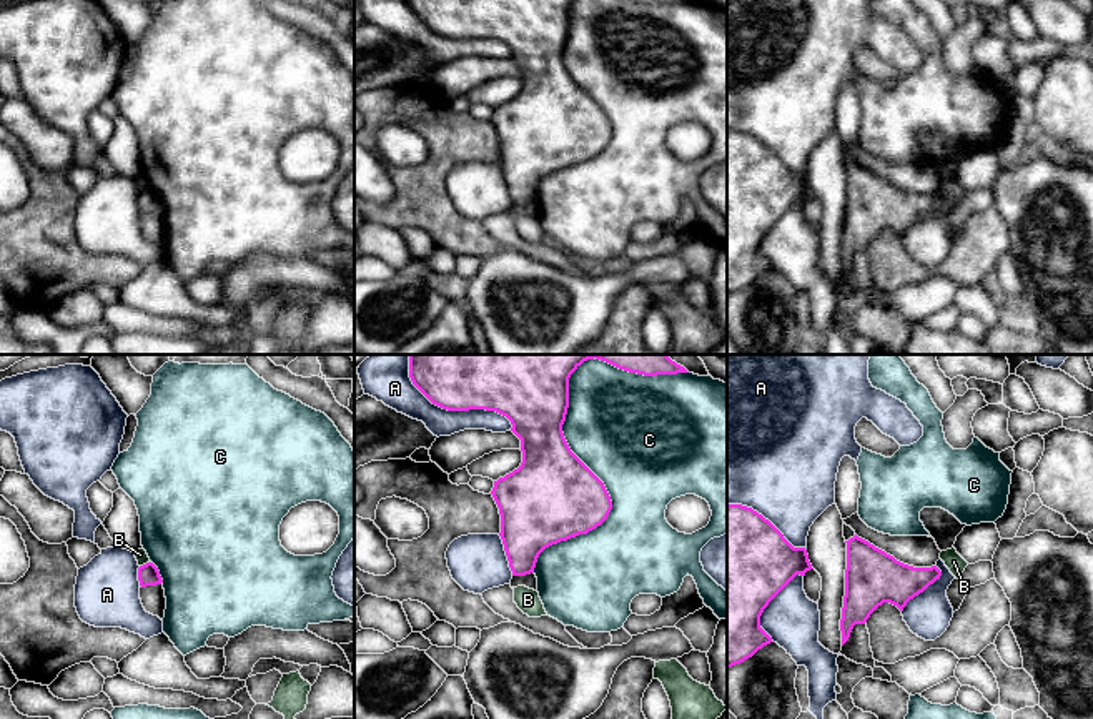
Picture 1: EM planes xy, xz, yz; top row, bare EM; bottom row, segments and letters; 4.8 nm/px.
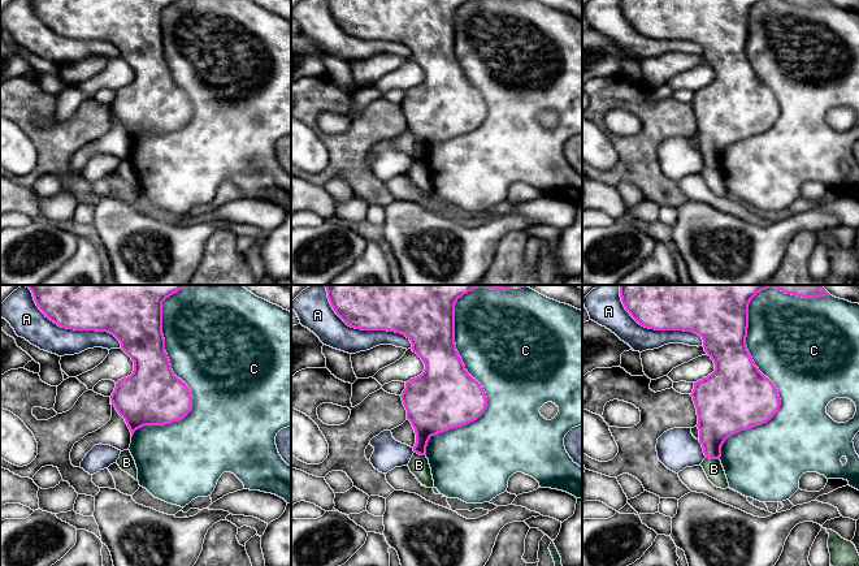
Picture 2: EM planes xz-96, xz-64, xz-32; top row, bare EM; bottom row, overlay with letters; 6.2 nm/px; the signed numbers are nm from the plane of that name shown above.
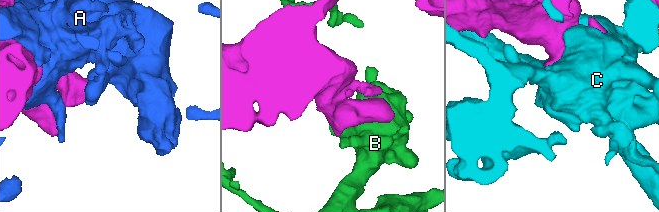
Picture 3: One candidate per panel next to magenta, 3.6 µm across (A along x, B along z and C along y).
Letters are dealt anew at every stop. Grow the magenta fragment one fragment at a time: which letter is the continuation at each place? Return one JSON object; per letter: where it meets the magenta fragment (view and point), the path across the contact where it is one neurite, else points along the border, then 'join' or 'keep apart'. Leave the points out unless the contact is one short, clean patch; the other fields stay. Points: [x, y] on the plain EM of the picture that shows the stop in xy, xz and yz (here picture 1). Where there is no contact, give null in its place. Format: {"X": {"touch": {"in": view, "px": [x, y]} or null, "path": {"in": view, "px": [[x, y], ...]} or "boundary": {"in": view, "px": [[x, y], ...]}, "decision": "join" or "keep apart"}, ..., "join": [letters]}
{"A": {"touch": {"in": "xz", "px": [461, 37]}, "decision": "keep apart"}, "B": {"touch": {"in": "xy", "px": [147, 190]}, "boundary": {"in": "xy", "px": [[150, 188], [140, 193]]}, "decision": "keep apart"}, "C": {"touch": {"in": "xz", "px": [604, 115]}, "decision": "keep apart"}, "join": []}

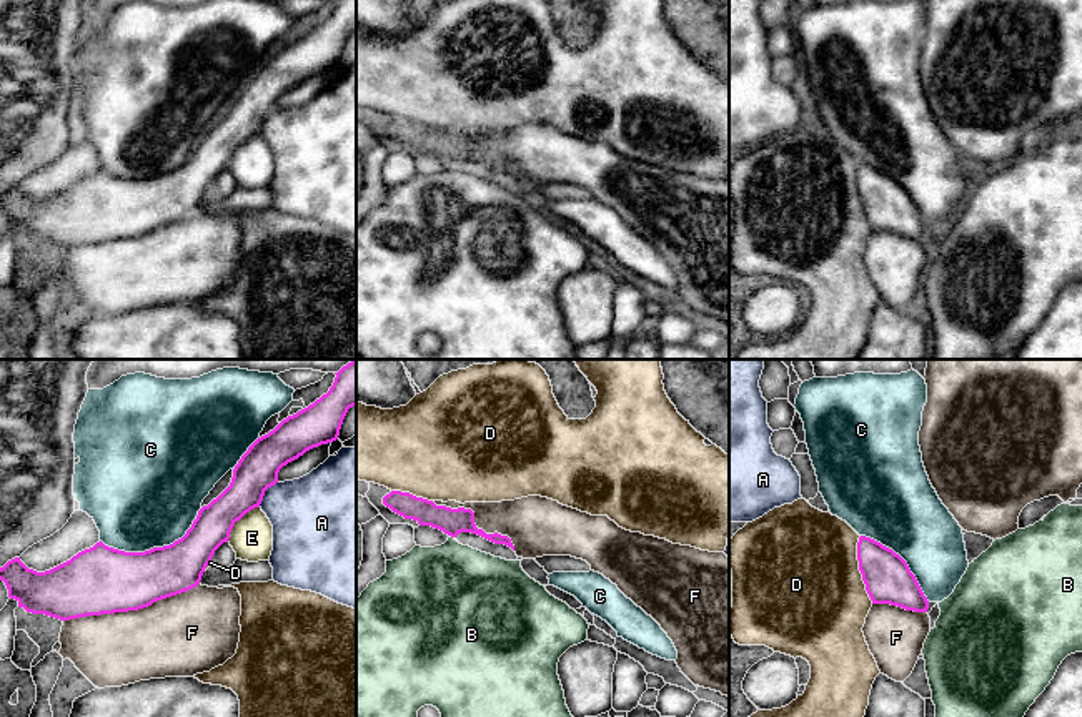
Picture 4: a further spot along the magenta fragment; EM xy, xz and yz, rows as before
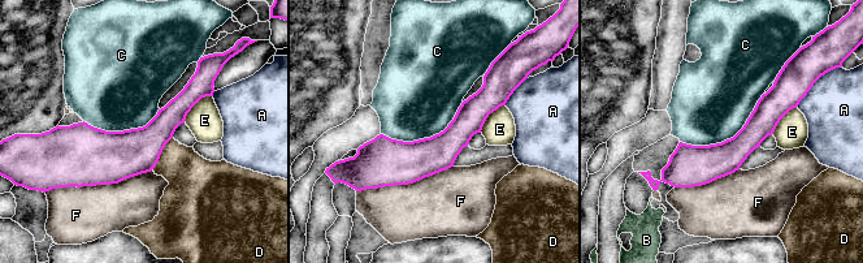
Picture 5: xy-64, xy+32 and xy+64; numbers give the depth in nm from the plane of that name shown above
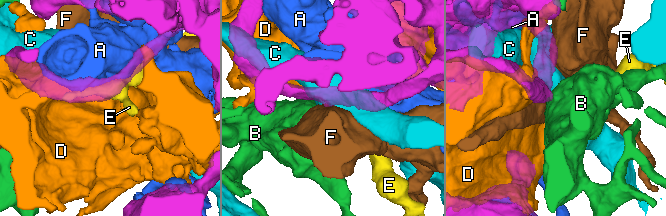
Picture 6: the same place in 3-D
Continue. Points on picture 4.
{"A": {"touch": {"in": "xy", "px": [263, 120]}, "decision": "keep apart"}, "B": {"touch": {"in": "xz", "px": [451, 163]}, "decision": "keep apart"}, "C": {"touch": {"in": "xy", "px": [155, 175]}, "decision": "keep apart"}, "D": {"touch": {"in": "yz", "px": [859, 197]}, "decision": "keep apart"}, "E": {"touch": {"in": "xy", "px": [237, 147]}, "boundary": {"in": "xy", "px": [[258, 133], [247, 138], [235, 150], [227, 168]]}, "decision": "keep apart"}, "F": {"touch": {"in": "xy", "px": [130, 237]}, "decision": "join"}, "join": ["F"]}

